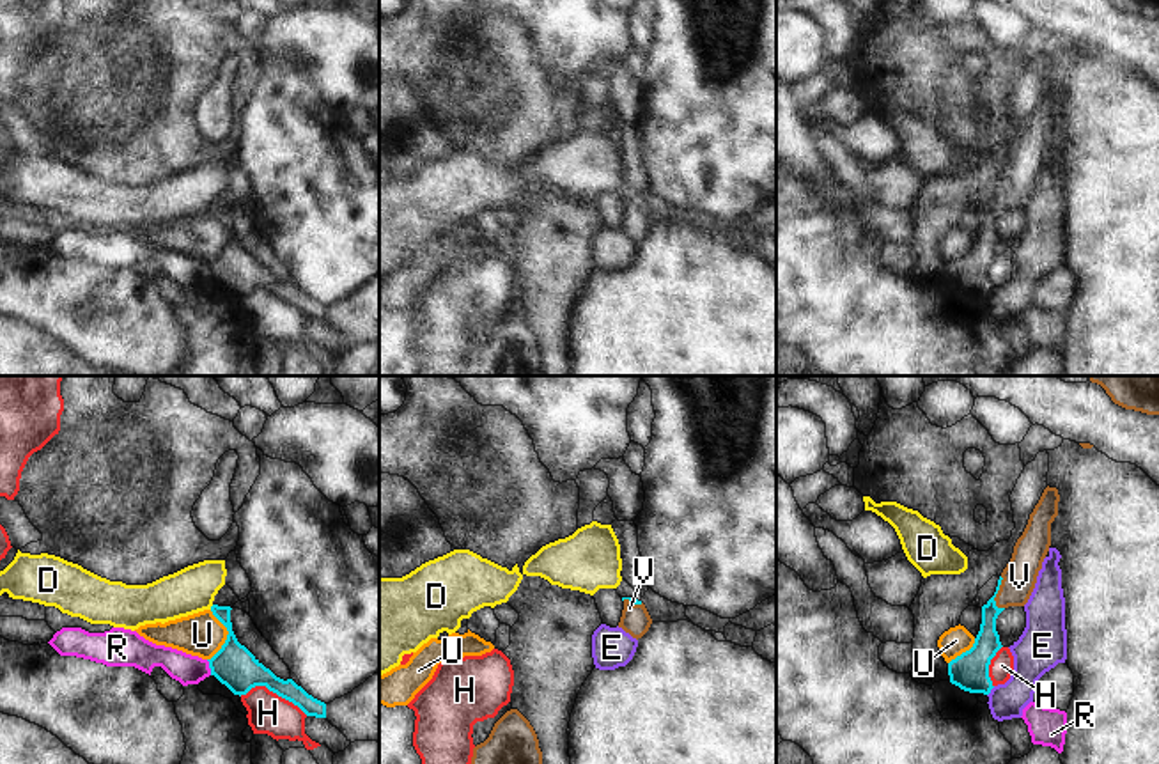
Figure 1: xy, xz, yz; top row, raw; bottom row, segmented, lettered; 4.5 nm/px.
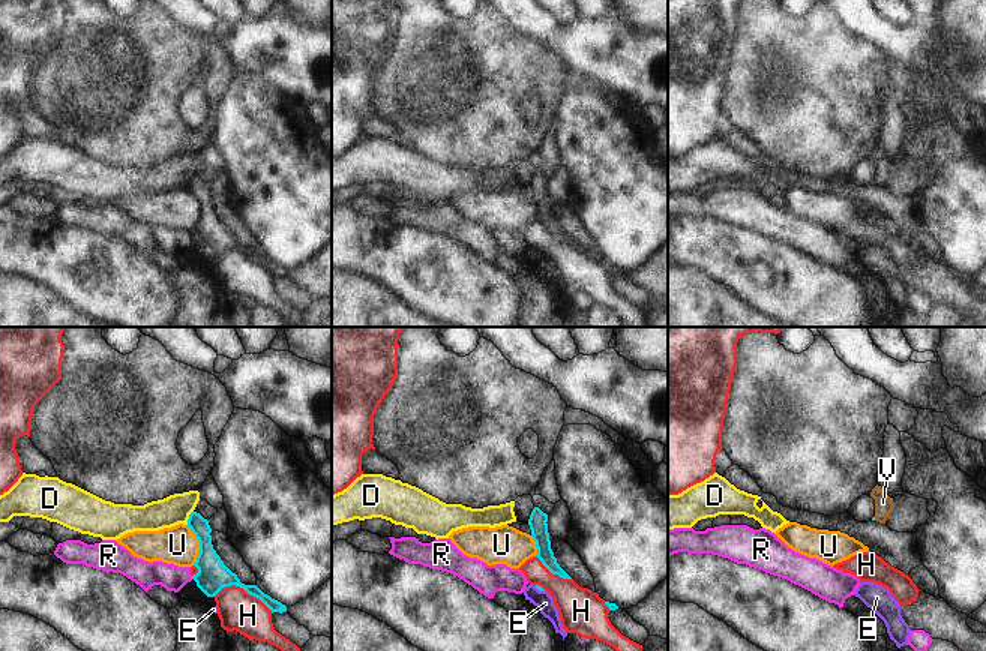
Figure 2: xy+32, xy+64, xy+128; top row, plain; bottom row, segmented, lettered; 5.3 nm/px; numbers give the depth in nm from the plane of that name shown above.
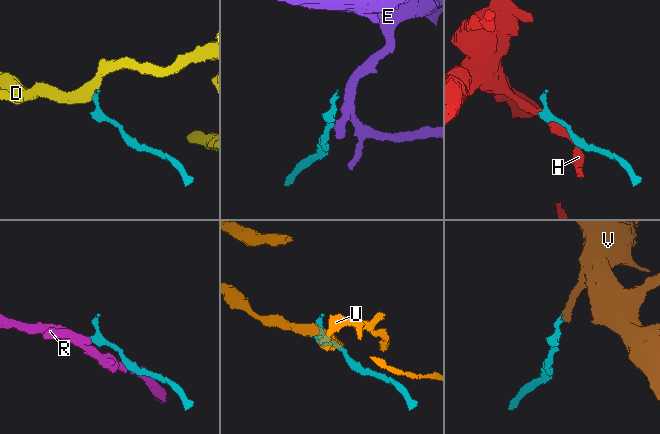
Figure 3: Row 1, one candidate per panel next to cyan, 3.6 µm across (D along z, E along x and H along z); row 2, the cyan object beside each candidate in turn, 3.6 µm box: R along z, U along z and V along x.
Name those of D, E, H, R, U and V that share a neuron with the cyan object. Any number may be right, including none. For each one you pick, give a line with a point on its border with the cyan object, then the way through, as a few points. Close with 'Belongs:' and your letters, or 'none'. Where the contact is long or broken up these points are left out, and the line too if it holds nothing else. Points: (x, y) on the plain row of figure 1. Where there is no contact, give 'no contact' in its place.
V: yz (996, 195) | across yz (986, 249), (987, 220), (996, 195), (1019, 179)
Belongs: V

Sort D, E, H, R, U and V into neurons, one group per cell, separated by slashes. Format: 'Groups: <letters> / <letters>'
Groups: D / E / H / R / U / V

